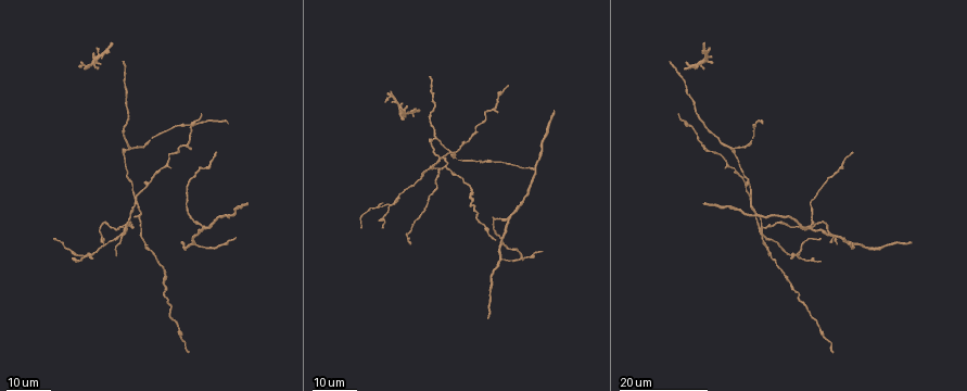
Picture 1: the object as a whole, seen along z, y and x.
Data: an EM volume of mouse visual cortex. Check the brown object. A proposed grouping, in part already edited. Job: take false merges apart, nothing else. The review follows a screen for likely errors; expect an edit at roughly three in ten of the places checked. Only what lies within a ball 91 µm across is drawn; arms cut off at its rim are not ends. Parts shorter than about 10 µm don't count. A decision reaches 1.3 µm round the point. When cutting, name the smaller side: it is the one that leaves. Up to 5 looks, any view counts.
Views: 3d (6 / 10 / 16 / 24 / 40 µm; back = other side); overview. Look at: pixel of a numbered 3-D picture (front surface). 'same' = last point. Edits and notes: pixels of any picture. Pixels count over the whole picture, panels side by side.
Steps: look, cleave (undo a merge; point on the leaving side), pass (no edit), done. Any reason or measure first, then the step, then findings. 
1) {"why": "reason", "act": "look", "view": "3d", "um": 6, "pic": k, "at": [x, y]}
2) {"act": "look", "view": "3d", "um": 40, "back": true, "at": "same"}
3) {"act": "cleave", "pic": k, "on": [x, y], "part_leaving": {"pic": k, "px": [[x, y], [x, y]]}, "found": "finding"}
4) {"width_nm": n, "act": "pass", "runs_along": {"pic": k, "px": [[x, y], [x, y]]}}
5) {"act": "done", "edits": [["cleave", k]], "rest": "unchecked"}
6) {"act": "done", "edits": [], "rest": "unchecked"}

{"why": "four-way junction", "act": "look", "view": "3d", "um": 16, "pic": 1, "at": [94, 59]}

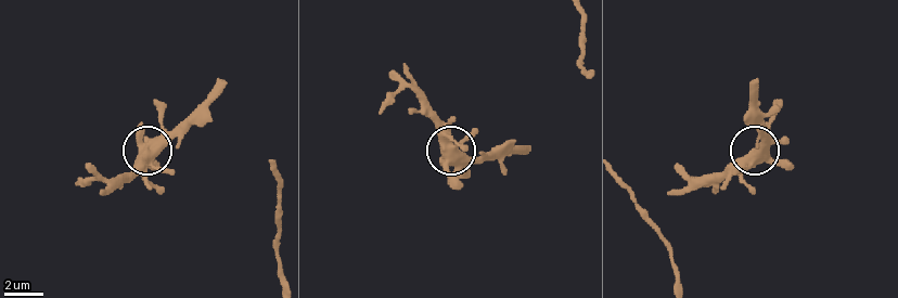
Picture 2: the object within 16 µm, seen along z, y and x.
{"why": "closer look", "act": "look", "view": "3d", "um": 6, "pic": 2, "at": [454, 147]}

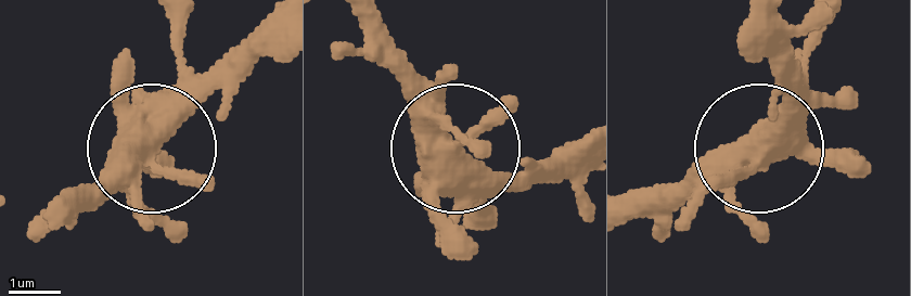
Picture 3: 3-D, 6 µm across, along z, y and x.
{"act": "pass", "found": "all the same neuron"}

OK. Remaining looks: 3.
{"why": "three-way junction", "act": "look", "view": "3d", "um": 24, "pic": 1, "at": [731, 149]}

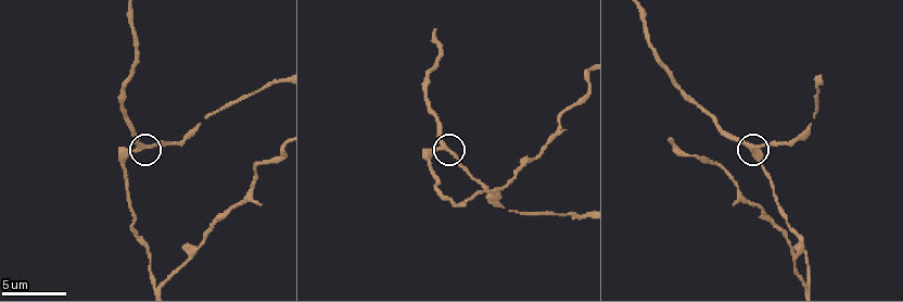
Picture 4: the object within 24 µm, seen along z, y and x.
{"why": "closer look", "act": "look", "view": "3d", "um": 10, "pic": 4, "at": [443, 145]}

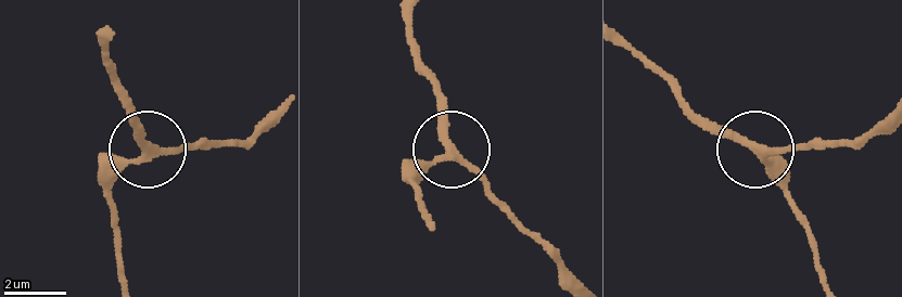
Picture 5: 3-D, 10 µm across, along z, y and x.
{"width_nm": 220, "act": "pass", "found": "one neuron here"}

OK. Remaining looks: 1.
{"why": "arms part here", "act": "look", "view": "3d", "um": 16, "pic": 4, "at": [804, 284]}

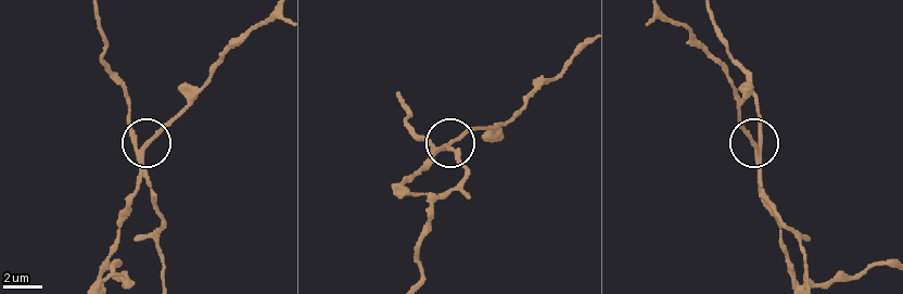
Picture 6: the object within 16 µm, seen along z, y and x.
{"arms": 3, "act": "cleave", "pic": 6, "on": [137, 191], "part_leaving": {"pic": 6, "px": [[446, 149], [401, 182]]}, "found": "two neurons meet here"}

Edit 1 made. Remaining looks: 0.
{"act": "done", "edits": [["cleave", 6]], "rest": "unchecked"}

